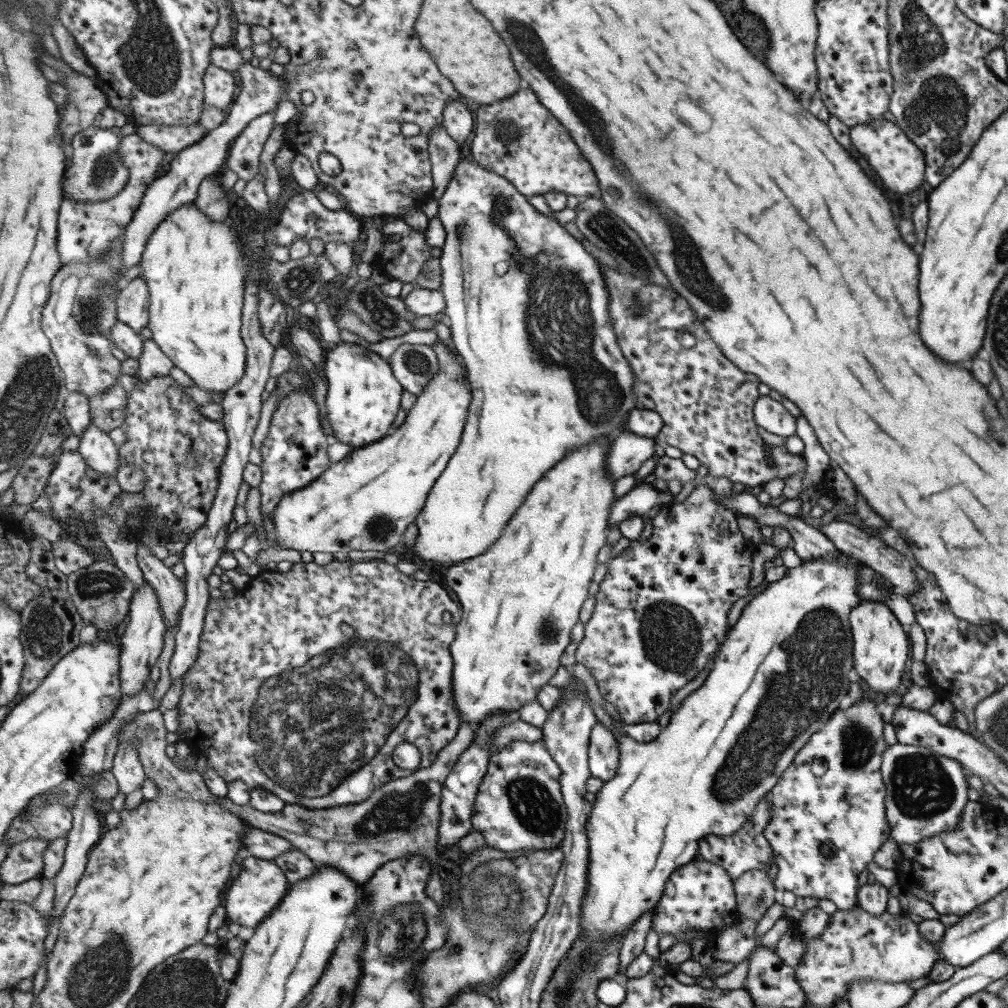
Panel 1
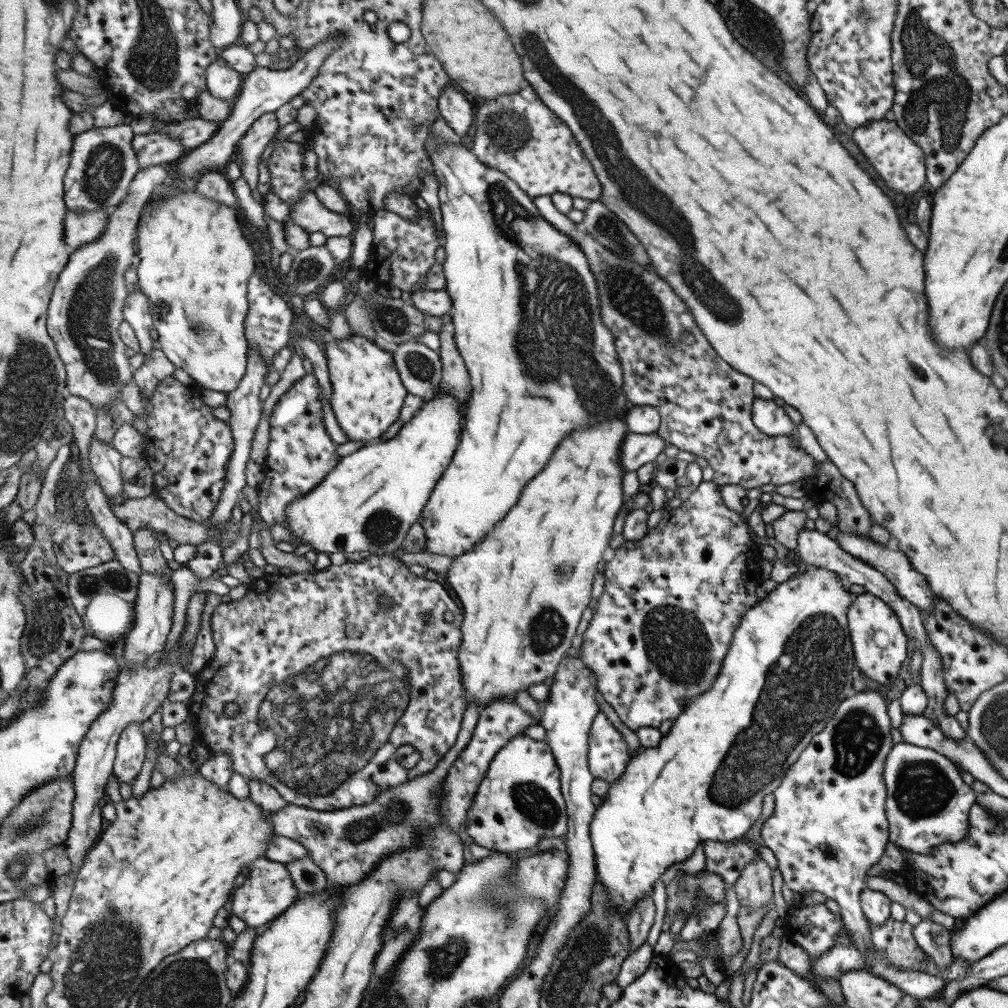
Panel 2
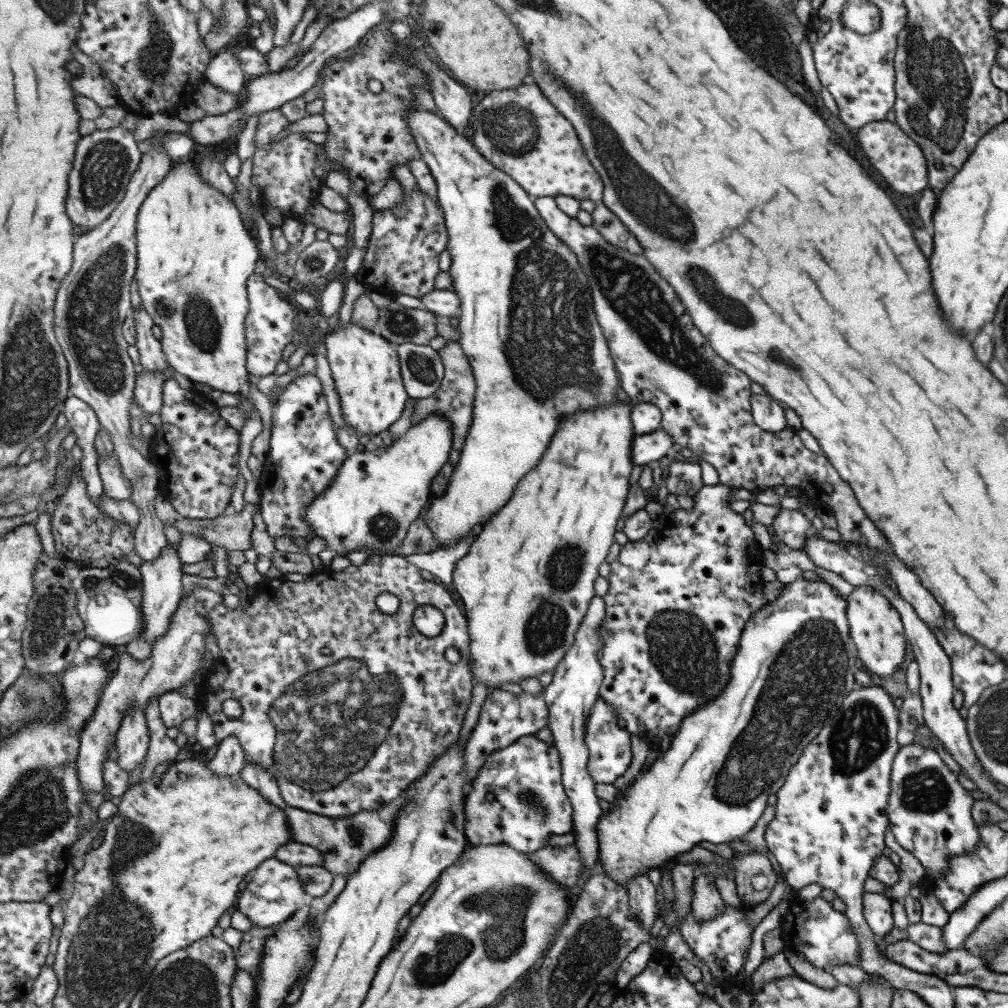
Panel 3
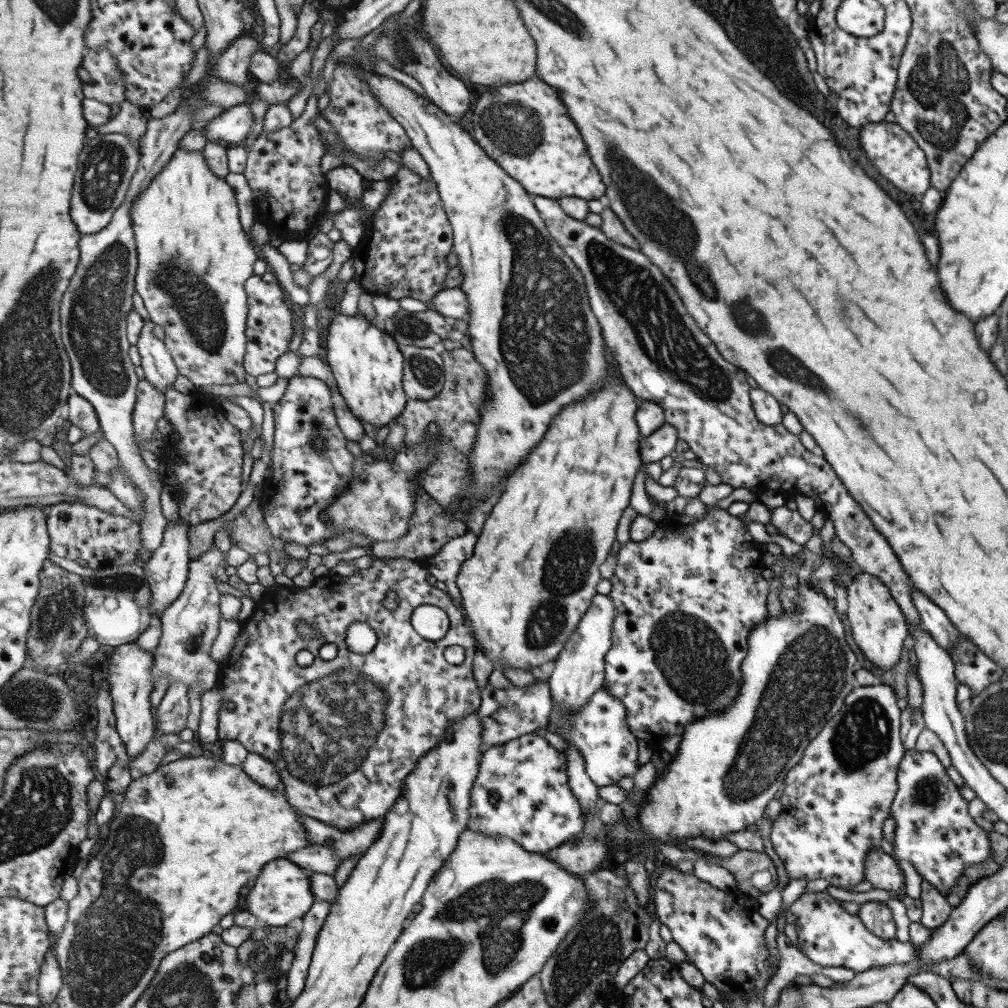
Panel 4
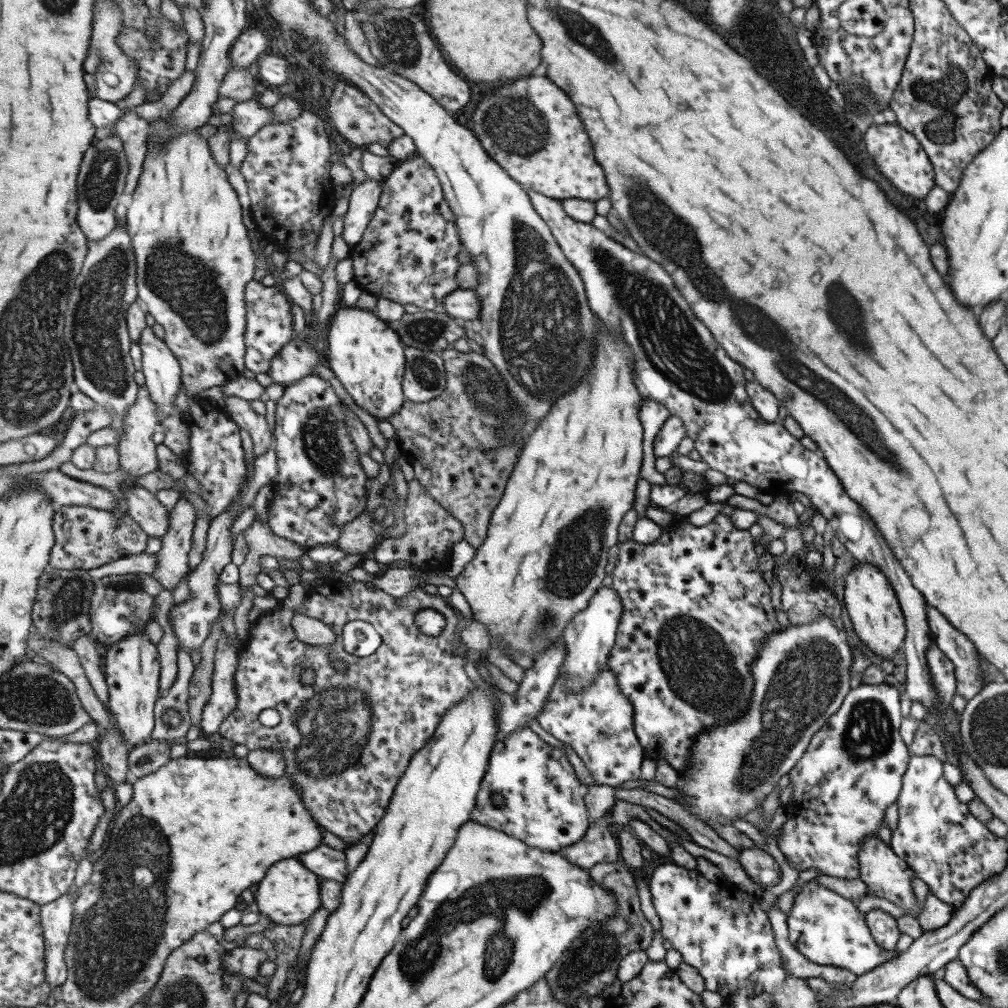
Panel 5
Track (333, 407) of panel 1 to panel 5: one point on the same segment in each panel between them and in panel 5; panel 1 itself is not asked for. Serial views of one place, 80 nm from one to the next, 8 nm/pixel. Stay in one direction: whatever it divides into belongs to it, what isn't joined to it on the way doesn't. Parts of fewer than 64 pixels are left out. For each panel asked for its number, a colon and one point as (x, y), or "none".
2: (368, 391)
3: (368, 373)
4: (367, 362)
5: (367, 355)

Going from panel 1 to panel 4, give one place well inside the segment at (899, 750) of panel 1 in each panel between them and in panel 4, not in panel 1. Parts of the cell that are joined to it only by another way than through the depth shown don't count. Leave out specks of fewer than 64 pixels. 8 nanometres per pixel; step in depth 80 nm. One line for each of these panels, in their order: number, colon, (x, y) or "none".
2: (926, 803)
3: (928, 811)
4: (932, 830)

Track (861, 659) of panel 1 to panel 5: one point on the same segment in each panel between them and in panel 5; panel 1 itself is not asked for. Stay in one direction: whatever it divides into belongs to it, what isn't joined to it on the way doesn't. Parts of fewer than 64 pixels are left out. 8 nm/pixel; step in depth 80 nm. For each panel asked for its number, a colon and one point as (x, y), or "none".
2: (879, 646)
3: (875, 628)
4: (877, 625)
5: (876, 618)

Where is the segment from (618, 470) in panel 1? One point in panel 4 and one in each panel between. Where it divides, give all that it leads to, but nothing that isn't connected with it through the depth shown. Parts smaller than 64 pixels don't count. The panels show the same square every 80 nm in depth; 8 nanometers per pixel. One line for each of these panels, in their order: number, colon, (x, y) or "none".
2: (636, 449)
3: (647, 449)
4: (655, 447)

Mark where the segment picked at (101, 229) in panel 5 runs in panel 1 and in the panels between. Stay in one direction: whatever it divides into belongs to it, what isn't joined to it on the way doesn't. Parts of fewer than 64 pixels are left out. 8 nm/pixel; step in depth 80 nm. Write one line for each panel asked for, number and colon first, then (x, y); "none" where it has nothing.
1: (97, 173)
2: (103, 166)
3: (105, 162)
4: (109, 162)

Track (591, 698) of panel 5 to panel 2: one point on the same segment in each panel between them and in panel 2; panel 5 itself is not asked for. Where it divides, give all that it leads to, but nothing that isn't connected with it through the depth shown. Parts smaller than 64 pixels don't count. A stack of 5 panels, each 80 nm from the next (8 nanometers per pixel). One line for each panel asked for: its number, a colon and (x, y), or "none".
2: (608, 756)
3: (606, 738)
4: (600, 730)

